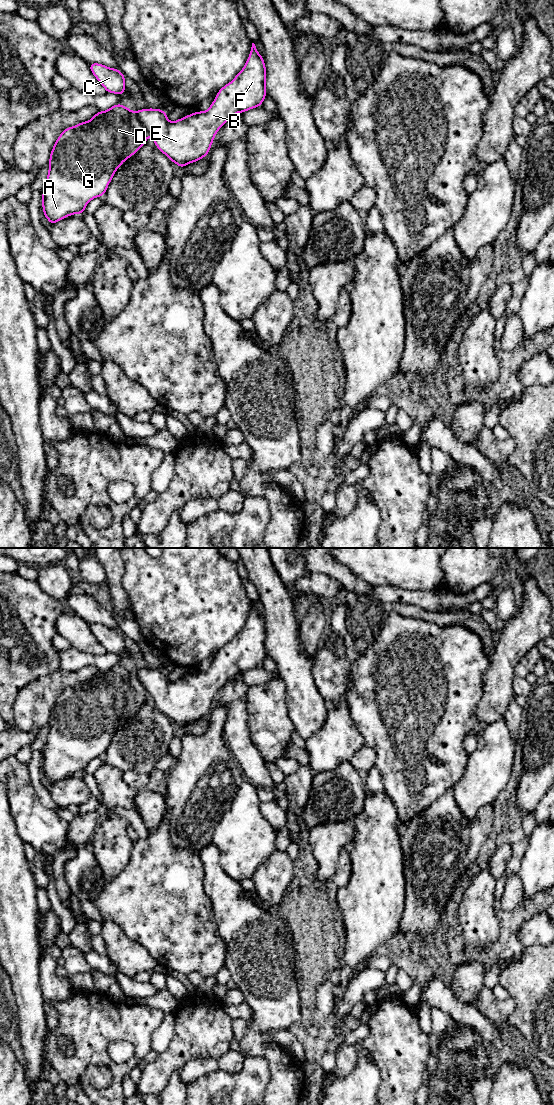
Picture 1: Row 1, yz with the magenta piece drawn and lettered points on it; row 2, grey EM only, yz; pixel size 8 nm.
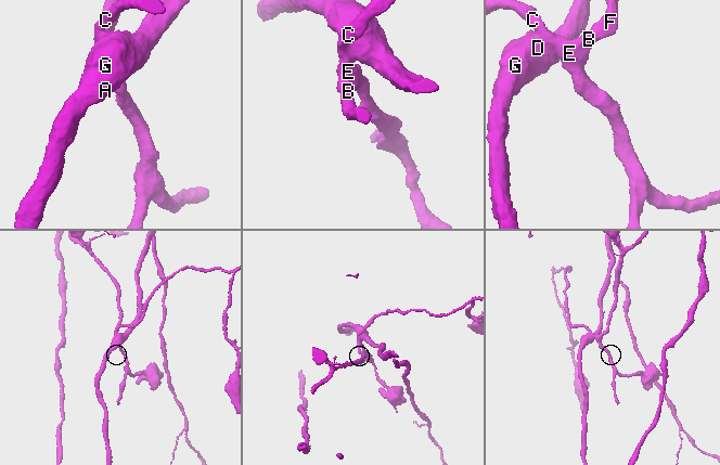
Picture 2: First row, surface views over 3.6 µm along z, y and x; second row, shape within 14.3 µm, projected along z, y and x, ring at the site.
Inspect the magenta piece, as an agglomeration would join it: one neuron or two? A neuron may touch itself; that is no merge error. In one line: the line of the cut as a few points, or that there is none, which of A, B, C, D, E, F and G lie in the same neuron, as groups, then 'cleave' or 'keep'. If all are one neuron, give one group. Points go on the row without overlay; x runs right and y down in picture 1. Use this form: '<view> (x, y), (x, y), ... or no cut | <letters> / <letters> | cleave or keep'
no cut | A B C D E F G | keep

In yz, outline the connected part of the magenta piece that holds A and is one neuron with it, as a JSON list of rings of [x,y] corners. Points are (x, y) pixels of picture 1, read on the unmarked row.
[[[252,603],[252,607],[250,610],[249,617],[242,628],[242,630],[234,637],[234,639],[229,642],[228,644],[224,645],[221,649],[219,649],[217,655],[215,656],[214,661],[210,665],[210,667],[204,671],[196,671],[192,674],[189,674],[183,678],[180,678],[174,682],[171,682],[167,678],[167,673],[163,671],[162,669],[154,669],[154,668],[148,668],[148,669],[140,669],[137,672],[130,670],[128,667],[122,665],[122,664],[116,664],[110,667],[106,671],[98,671],[90,680],[81,682],[76,684],[72,687],[67,687],[63,690],[63,692],[59,695],[57,698],[49,718],[49,731],[46,738],[46,745],[42,752],[42,768],[43,768],[43,775],[47,778],[47,780],[50,782],[51,785],[55,784],[56,782],[74,775],[74,774],[83,774],[85,771],[85,768],[87,764],[94,758],[102,757],[107,751],[108,745],[110,744],[115,732],[118,730],[118,728],[123,724],[124,721],[129,719],[132,715],[135,715],[139,709],[146,703],[147,698],[149,696],[152,697],[157,709],[162,712],[164,715],[166,715],[172,723],[177,724],[179,727],[184,728],[186,725],[190,723],[194,723],[196,721],[199,721],[200,719],[203,719],[207,714],[210,712],[210,708],[212,703],[214,702],[214,697],[217,694],[217,692],[220,690],[220,688],[232,677],[234,677],[237,673],[244,673],[248,670],[251,670],[253,668],[260,667],[267,656],[266,654],[266,627],[265,627],[265,621],[264,618],[259,614],[256,606],[254,603]]]

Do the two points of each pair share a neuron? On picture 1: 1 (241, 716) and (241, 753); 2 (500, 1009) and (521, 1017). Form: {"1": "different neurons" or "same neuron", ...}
{"1": "same neuron", "2": "different neurons"}

